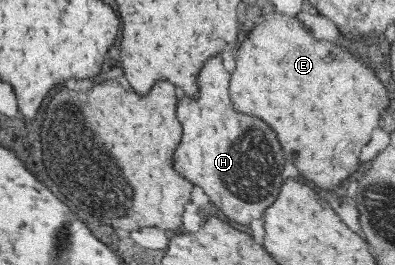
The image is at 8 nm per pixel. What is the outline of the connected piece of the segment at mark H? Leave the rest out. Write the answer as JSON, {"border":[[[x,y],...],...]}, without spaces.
{"border":[[[221,57],[210,58],[202,72],[198,74],[198,84],[200,84],[200,98],[190,100],[184,98],[178,102],[177,119],[183,126],[183,133],[178,148],[174,151],[173,167],[187,181],[193,185],[200,186],[209,201],[224,213],[231,222],[238,224],[250,224],[252,220],[262,218],[264,210],[272,206],[272,202],[278,196],[278,190],[282,186],[282,170],[284,170],[284,154],[282,148],[276,140],[276,134],[258,118],[244,116],[236,110],[232,110],[232,101],[228,96],[230,74],[226,72]]]}

